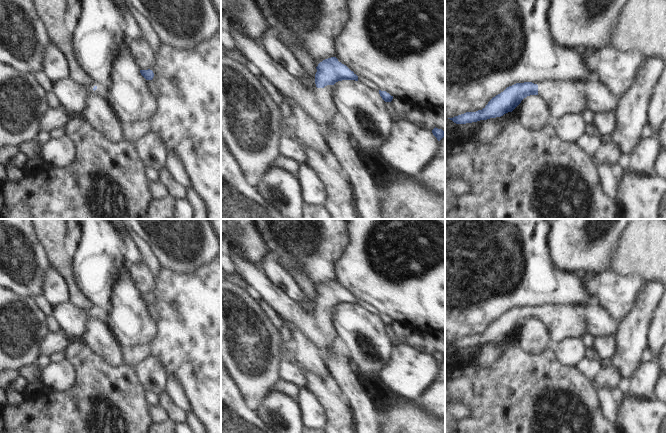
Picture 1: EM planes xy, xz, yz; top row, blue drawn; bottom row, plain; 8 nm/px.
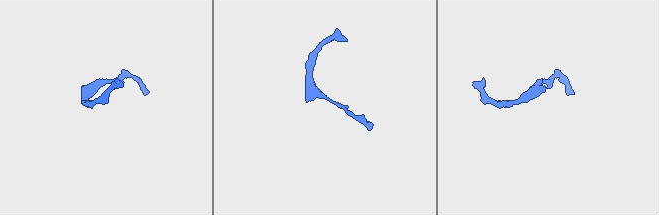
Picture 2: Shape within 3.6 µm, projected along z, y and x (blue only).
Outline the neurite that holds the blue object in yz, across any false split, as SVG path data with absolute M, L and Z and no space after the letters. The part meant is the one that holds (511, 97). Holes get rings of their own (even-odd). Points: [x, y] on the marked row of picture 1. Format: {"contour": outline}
{"contour": "M560 80L546 81L538 85L524 82L507 87L493 97L482 110L466 112L448 119L456 124L466 124L501 117L512 112L530 95L539 95L546 100L553 121L570 114L582 116L589 109L587 96L579 89L578 84Z"}

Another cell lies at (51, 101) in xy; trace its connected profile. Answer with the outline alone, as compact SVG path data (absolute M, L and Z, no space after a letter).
M45 92L44 99L48 108L55 109L59 108L59 102L51 92Z

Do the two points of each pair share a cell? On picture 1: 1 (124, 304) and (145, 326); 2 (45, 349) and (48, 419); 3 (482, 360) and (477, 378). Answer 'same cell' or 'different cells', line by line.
1: same cell
2: different cells
3: different cells

